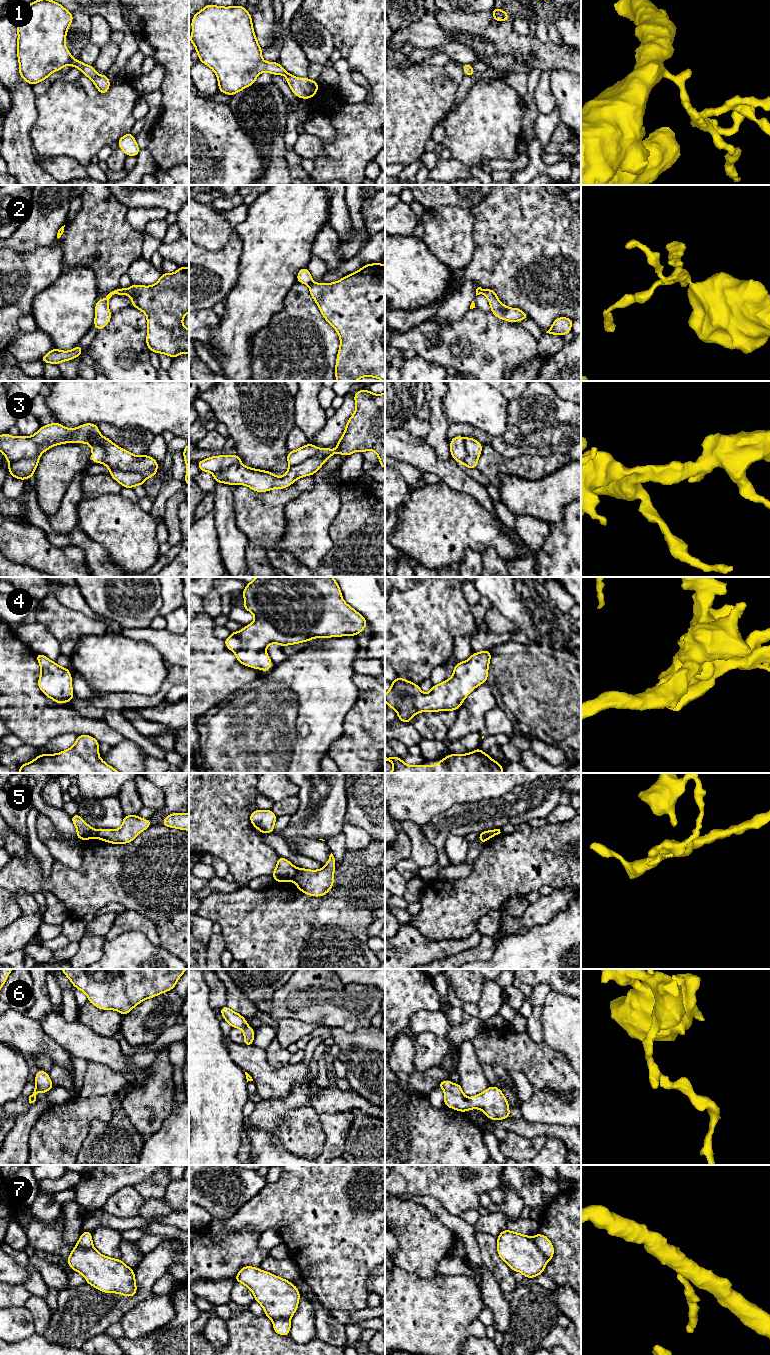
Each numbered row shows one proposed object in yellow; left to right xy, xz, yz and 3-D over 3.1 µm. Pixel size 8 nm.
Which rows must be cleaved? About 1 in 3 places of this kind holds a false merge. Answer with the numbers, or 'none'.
2, 3, 5, 7

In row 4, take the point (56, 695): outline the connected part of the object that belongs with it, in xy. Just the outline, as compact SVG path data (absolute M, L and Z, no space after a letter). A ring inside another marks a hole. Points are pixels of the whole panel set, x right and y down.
M37 653L36 658L41 667L41 675L37 682L39 689L59 704L70 702L74 697L70 670L58 666L43 654Z

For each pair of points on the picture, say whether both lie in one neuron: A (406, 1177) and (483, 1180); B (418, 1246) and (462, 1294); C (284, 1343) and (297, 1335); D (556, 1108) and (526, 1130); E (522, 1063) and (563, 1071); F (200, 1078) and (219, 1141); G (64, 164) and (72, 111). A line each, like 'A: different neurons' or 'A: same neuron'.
A: same neuron
B: different neurons
C: different neurons
D: different neurons
E: same neuron
F: same neuron
G: different neurons

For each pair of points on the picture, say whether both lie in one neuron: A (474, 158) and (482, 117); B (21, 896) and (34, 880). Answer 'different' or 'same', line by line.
A: same
B: different

